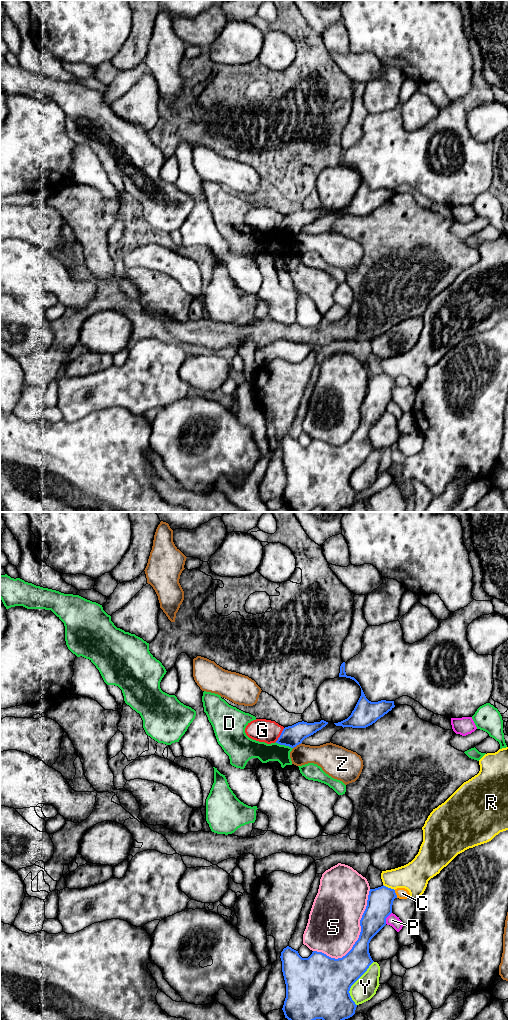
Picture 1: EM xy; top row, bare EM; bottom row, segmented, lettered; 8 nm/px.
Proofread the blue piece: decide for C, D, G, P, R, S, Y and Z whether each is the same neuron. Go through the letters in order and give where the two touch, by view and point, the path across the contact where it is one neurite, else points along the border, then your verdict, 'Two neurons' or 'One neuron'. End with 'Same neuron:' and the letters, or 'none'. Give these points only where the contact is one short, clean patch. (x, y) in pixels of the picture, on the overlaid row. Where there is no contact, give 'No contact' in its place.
C: Touches blue at xy (395, 894). Two neurons
D: Touches blue at xy (284, 744). Two neurons
G: Touches blue at xy (280, 735). Boundary: xy (284, 728), (275, 741). Two neurons
P: Touches blue at xy (386, 917). Two neurons
R: Touches blue at xy (389, 888). Two neurons
S: Touches blue at xy (358, 938). Two neurons
Y: Touches blue at xy (354, 982). Two neurons
Z: Touches blue at xy (297, 744). Two neurons
Same neuron: none

